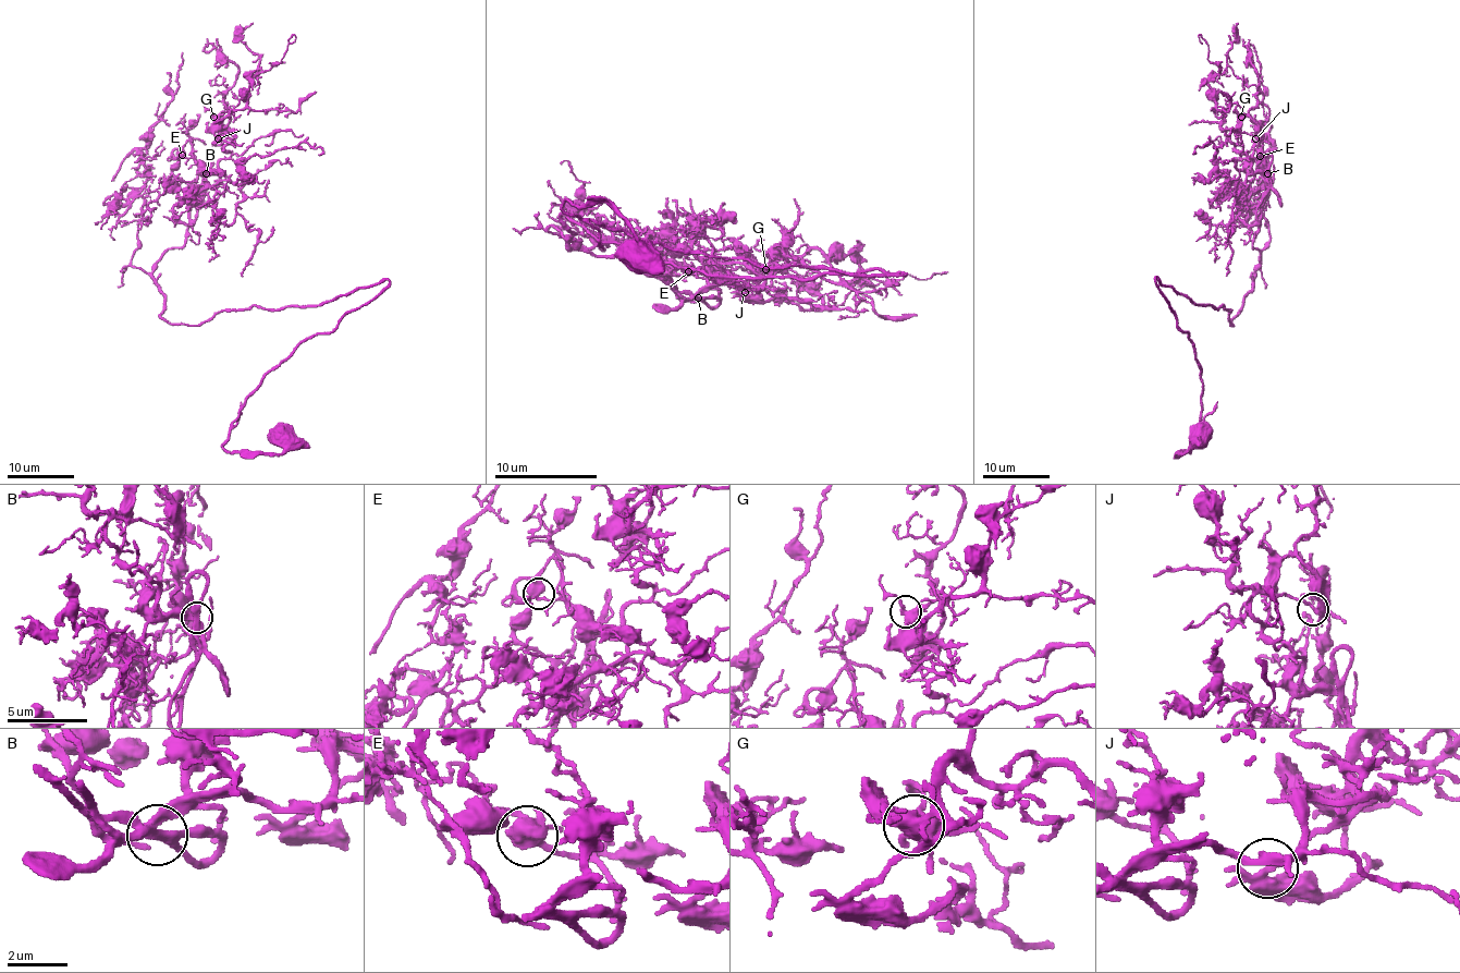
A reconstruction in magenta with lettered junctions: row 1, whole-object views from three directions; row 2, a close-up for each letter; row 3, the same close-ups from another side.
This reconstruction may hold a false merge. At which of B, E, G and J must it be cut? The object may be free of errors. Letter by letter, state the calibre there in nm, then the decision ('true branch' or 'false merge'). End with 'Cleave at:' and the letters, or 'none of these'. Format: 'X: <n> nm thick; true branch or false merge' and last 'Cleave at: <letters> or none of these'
B: 360 nm thick; true branch
E: 400 nm thick; true branch
G: 360 nm thick; true branch
J: 320 nm thick; true branch
Cleave at: none of these

